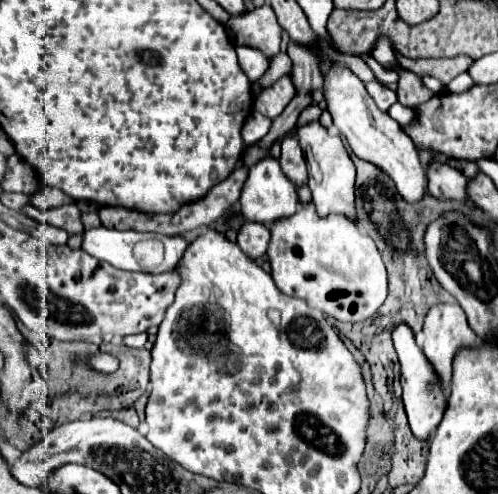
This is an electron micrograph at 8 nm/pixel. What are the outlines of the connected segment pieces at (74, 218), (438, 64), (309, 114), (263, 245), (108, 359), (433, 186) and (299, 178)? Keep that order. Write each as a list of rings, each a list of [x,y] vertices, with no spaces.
[[[29,204],[29,208],[25,208],[25,214],[31,216],[31,218],[35,218],[35,220],[39,220],[39,222],[63,228],[71,236],[83,232],[81,212],[79,212],[79,208],[75,204],[63,204],[63,206],[57,206],[53,210],[49,210],[49,212],[43,212],[37,206]]]
[[[453,58],[453,60],[429,60],[429,76],[441,80],[441,84],[449,84],[457,74],[465,72],[465,68],[473,60],[469,58]]]
[[[311,104],[311,106],[303,108],[303,112],[301,112],[301,116],[299,116],[299,124],[297,124],[297,126],[305,124],[305,122],[313,122],[313,120],[319,120],[321,112],[323,112],[323,110],[321,110],[317,104]]]
[[[243,220],[237,232],[237,244],[245,254],[249,254],[255,260],[261,258],[267,252],[267,242],[269,242],[269,228],[265,224]]]
[[[97,354],[97,356],[89,358],[87,362],[89,362],[89,366],[93,366],[95,370],[99,370],[99,372],[107,372],[107,374],[109,374],[109,372],[115,372],[117,366],[119,366],[117,358],[113,358],[111,354]]]
[[[427,162],[425,164],[425,172],[427,172],[427,182],[429,182],[429,192],[437,198],[457,198],[457,200],[465,200],[465,176],[451,168],[449,164],[441,164],[441,162]]]
[[[283,138],[281,142],[281,168],[285,172],[285,176],[295,182],[297,186],[307,182],[307,168],[305,168],[305,156],[303,150],[297,142],[297,138]]]

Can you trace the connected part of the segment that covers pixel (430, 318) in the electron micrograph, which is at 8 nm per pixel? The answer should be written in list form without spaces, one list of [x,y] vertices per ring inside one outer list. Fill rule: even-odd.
[[[439,302],[439,304],[431,306],[425,316],[421,332],[423,332],[423,354],[429,358],[429,362],[433,364],[437,374],[441,376],[443,388],[447,388],[447,384],[451,380],[451,360],[453,360],[455,352],[463,346],[477,346],[481,340],[469,328],[465,312],[457,302]]]

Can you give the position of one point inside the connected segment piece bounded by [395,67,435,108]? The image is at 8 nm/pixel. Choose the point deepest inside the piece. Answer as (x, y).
(411, 91)

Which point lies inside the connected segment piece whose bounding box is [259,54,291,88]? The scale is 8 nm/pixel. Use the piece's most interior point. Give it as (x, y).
(281, 65)

